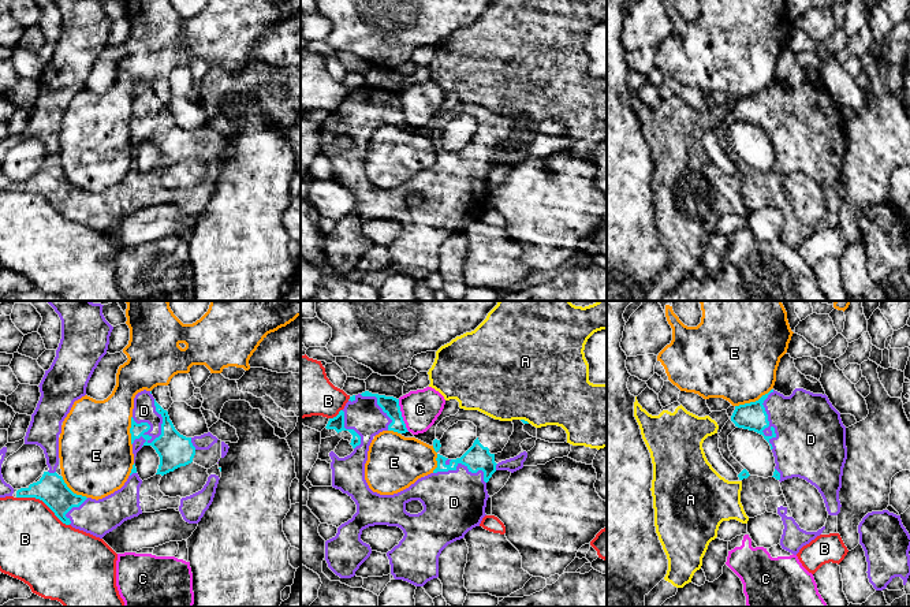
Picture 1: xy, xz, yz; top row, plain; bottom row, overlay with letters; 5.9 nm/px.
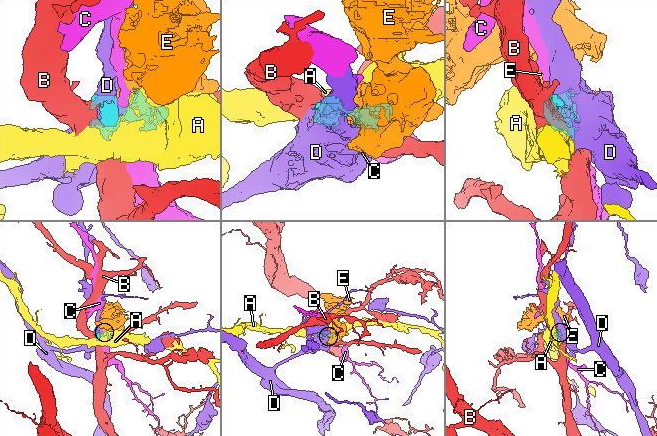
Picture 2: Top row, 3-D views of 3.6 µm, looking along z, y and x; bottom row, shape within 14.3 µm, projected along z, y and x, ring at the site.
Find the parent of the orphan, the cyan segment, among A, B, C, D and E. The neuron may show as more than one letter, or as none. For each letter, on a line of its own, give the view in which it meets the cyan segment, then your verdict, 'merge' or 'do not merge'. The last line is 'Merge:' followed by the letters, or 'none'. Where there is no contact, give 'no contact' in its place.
A: xz | do not merge
B: xy | do not merge
C: xz | do not merge
D: xy | merge
E: yz | do not merge
Merge: D

